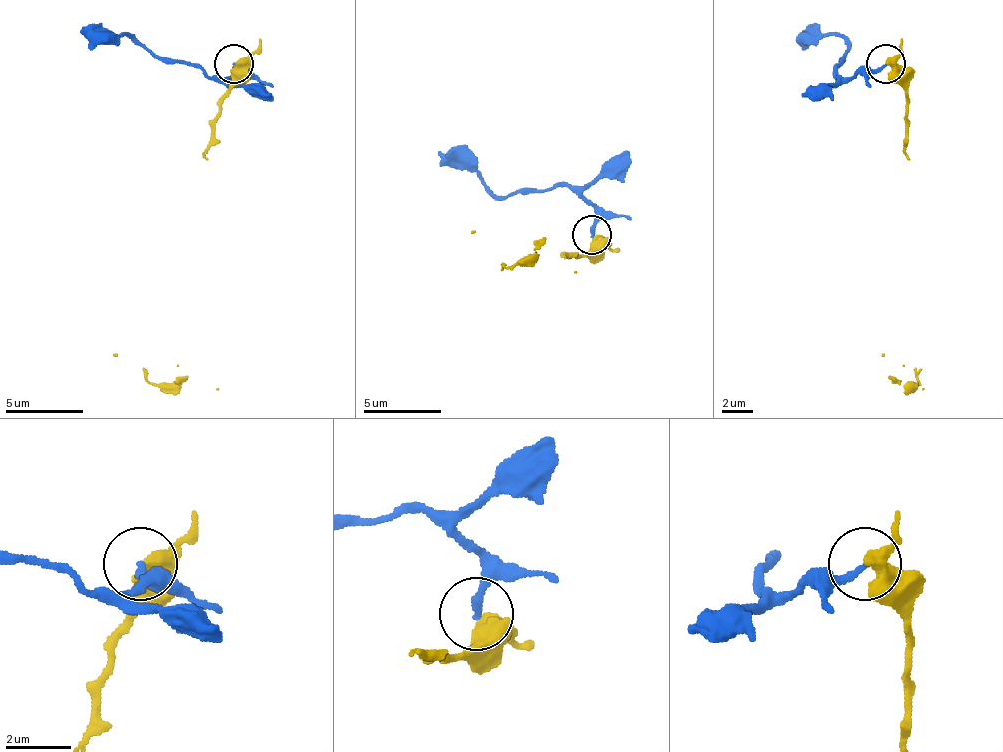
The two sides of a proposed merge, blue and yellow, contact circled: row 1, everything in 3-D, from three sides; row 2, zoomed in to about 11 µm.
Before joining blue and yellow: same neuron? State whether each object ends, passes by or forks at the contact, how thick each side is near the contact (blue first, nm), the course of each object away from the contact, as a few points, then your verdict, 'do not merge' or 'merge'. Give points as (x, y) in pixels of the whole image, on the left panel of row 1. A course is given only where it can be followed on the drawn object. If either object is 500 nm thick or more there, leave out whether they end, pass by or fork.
blue ends | yellow passes by | 220/480 nm | blue via (233, 62), (237, 70), (210, 78), (198, 66), (163, 62), (139, 43), (116, 35), (81, 31) | yellow via (237, 62), (206, 152), (178, 378), (151, 382), (143, 366) | do not merge

